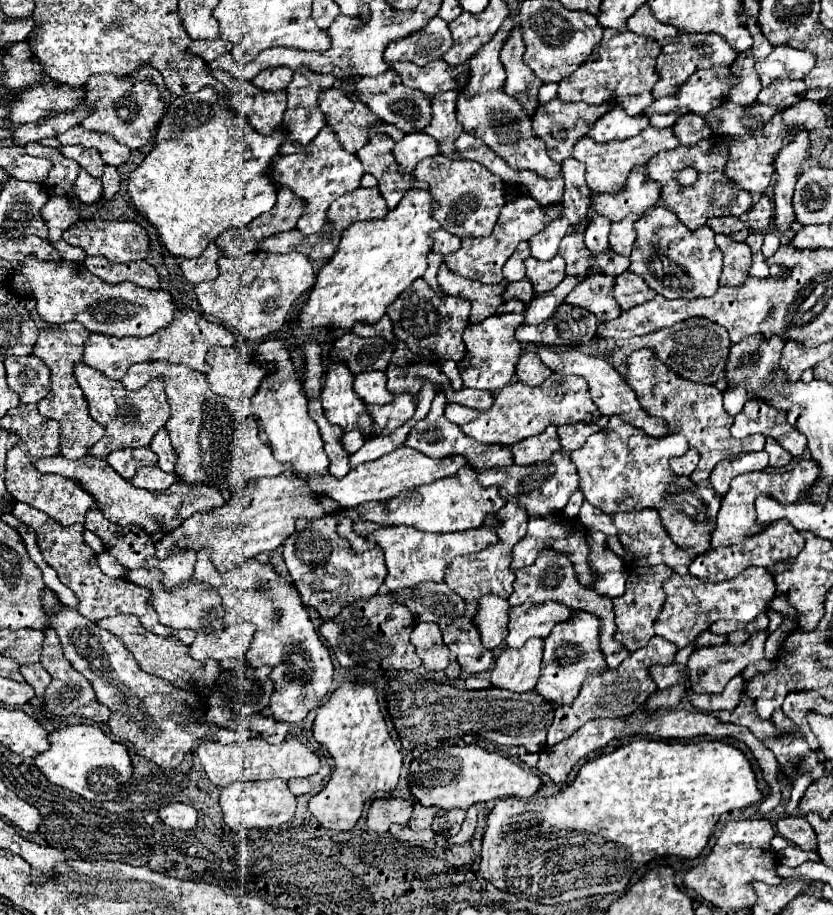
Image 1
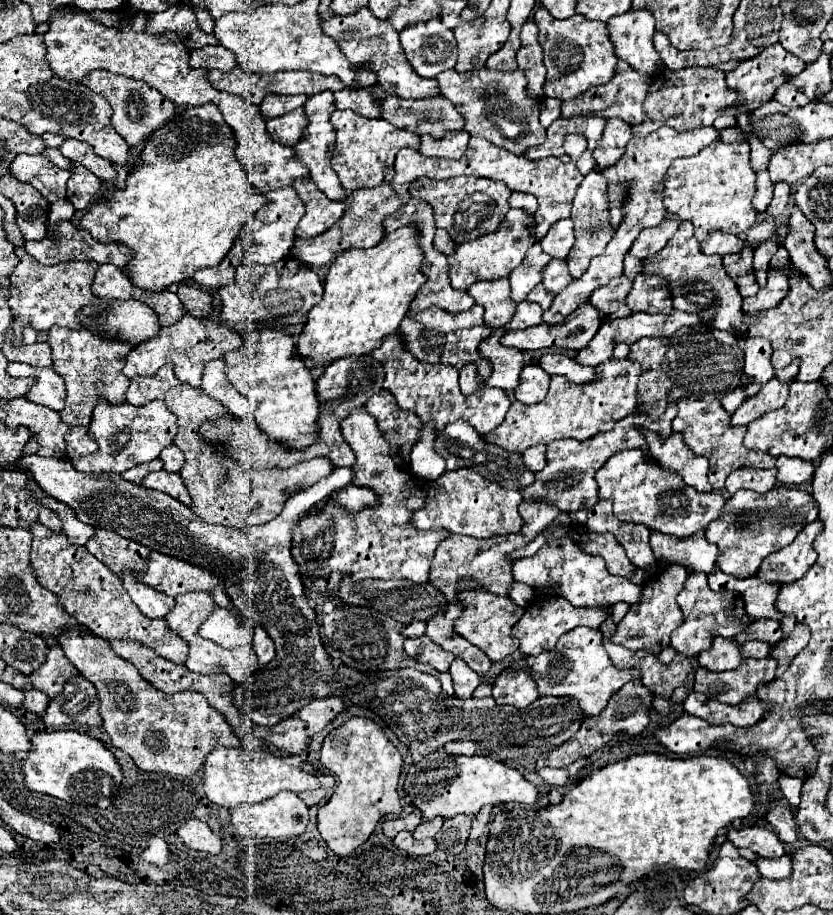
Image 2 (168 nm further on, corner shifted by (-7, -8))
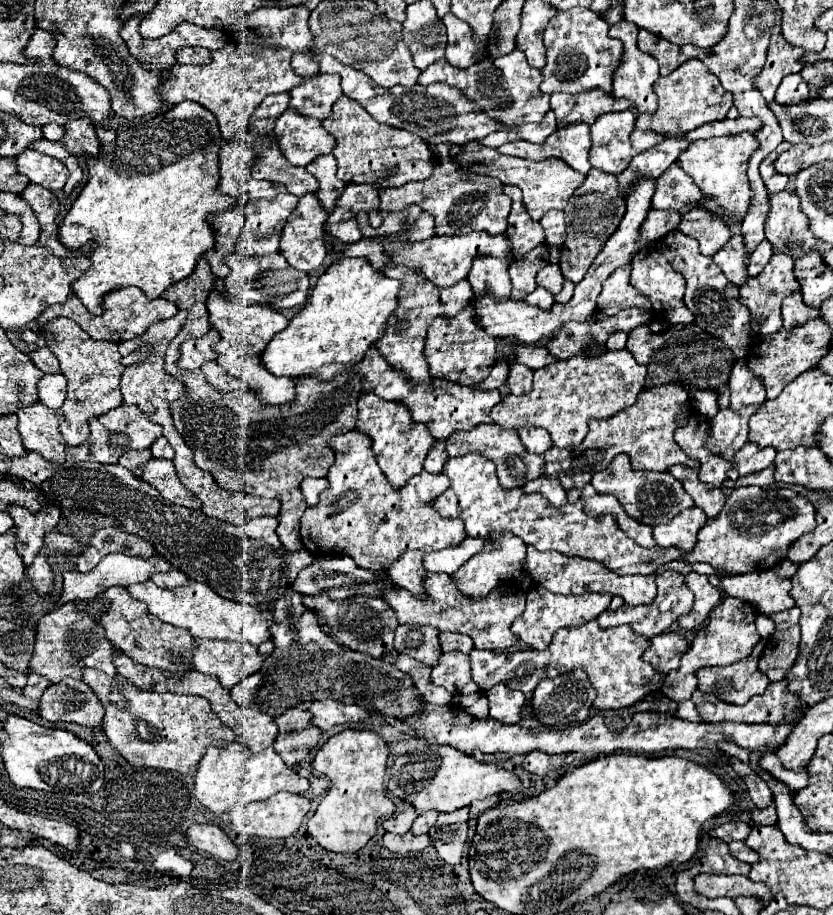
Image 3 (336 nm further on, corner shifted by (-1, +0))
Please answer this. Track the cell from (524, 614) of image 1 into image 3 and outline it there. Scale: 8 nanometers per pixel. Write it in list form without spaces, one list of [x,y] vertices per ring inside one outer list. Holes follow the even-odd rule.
[[[532,588],[526,596],[526,610],[512,622],[512,632],[530,648],[536,650],[544,650],[554,632],[566,626],[582,626],[590,620],[594,620],[598,614],[602,614],[608,604],[610,604],[612,596],[610,594],[580,594],[580,596],[564,596],[564,594],[552,594],[544,588]]]

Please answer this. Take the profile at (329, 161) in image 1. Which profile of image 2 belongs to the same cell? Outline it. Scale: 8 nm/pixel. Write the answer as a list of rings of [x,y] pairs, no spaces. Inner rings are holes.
[[[296,180],[294,190],[300,194],[300,198],[306,206],[306,214],[294,232],[296,240],[314,238],[314,236],[326,232],[326,228],[330,228],[336,220],[342,218],[342,208],[346,204],[326,198],[322,192],[318,192],[318,188],[312,180]]]

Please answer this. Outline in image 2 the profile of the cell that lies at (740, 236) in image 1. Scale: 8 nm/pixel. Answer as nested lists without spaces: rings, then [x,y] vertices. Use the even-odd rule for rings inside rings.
[[[712,232],[704,242],[700,242],[700,248],[704,254],[716,254],[716,256],[726,256],[742,250],[746,242],[734,234],[726,232]]]

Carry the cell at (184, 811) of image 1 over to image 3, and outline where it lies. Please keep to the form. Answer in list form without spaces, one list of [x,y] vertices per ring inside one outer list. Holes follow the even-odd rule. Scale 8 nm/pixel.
[[[192,824],[186,830],[188,842],[198,848],[204,854],[210,854],[220,860],[236,860],[238,848],[232,844],[232,840],[212,824]]]

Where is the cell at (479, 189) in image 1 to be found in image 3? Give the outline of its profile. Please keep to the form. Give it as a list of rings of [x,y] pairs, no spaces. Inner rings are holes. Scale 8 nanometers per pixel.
[[[450,160],[438,162],[432,176],[422,182],[408,182],[400,188],[380,190],[380,210],[402,210],[408,204],[418,204],[424,212],[432,214],[436,220],[438,236],[456,236],[468,234],[474,230],[484,230],[488,234],[502,234],[506,230],[506,218],[510,212],[512,200],[502,192],[502,184],[496,178],[458,170]]]

